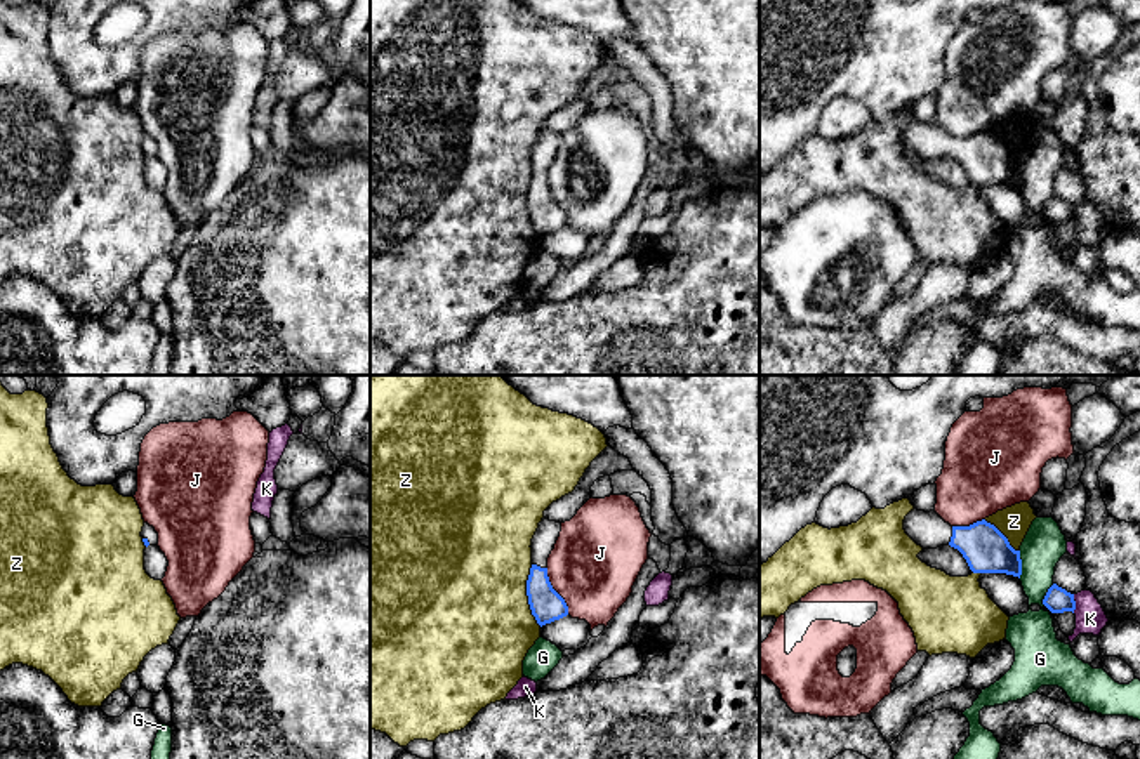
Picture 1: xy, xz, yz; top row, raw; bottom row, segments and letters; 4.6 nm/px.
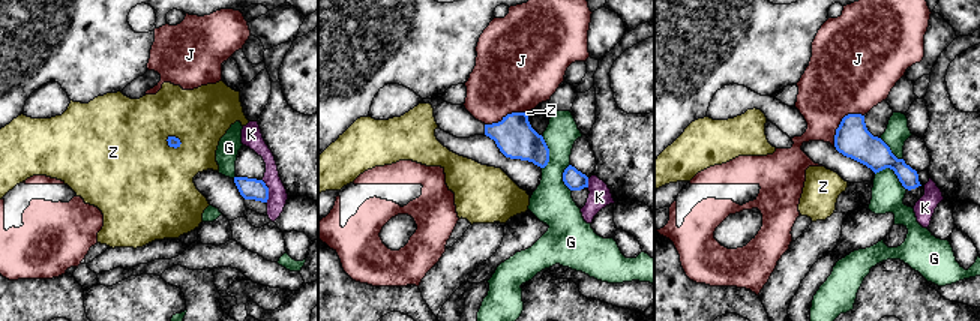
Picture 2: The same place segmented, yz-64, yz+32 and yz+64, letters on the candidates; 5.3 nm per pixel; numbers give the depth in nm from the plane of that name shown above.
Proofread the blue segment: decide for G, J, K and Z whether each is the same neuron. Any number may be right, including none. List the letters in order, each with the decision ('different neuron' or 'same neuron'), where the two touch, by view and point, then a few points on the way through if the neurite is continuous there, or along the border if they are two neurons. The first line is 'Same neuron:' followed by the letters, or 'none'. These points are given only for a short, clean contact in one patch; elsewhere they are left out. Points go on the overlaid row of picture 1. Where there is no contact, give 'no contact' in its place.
Same neuron: none
G: different neuron; contact yz (1020, 565); border yz (1019, 551), (1020, 577)
J: different neuron; contact xz (555, 591); border xz (546, 568), (548, 580), (563, 600), (569, 613)
K: different neuron; contact yz (1074, 603)
Z: different neuron; contact xz (527, 594)

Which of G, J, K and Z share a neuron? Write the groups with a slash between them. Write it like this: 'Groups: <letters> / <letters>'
Groups: G / J / K / Z

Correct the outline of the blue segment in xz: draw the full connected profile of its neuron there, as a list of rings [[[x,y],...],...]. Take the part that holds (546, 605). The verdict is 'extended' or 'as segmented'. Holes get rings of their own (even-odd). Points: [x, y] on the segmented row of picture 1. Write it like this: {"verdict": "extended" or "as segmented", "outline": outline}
{"verdict": "extended", "outline": [[[542,518],[532,538],[532,568],[527,580],[527,596],[532,615],[542,627],[568,615],[565,599],[553,589],[547,577],[547,558],[560,537],[561,523]]]}

